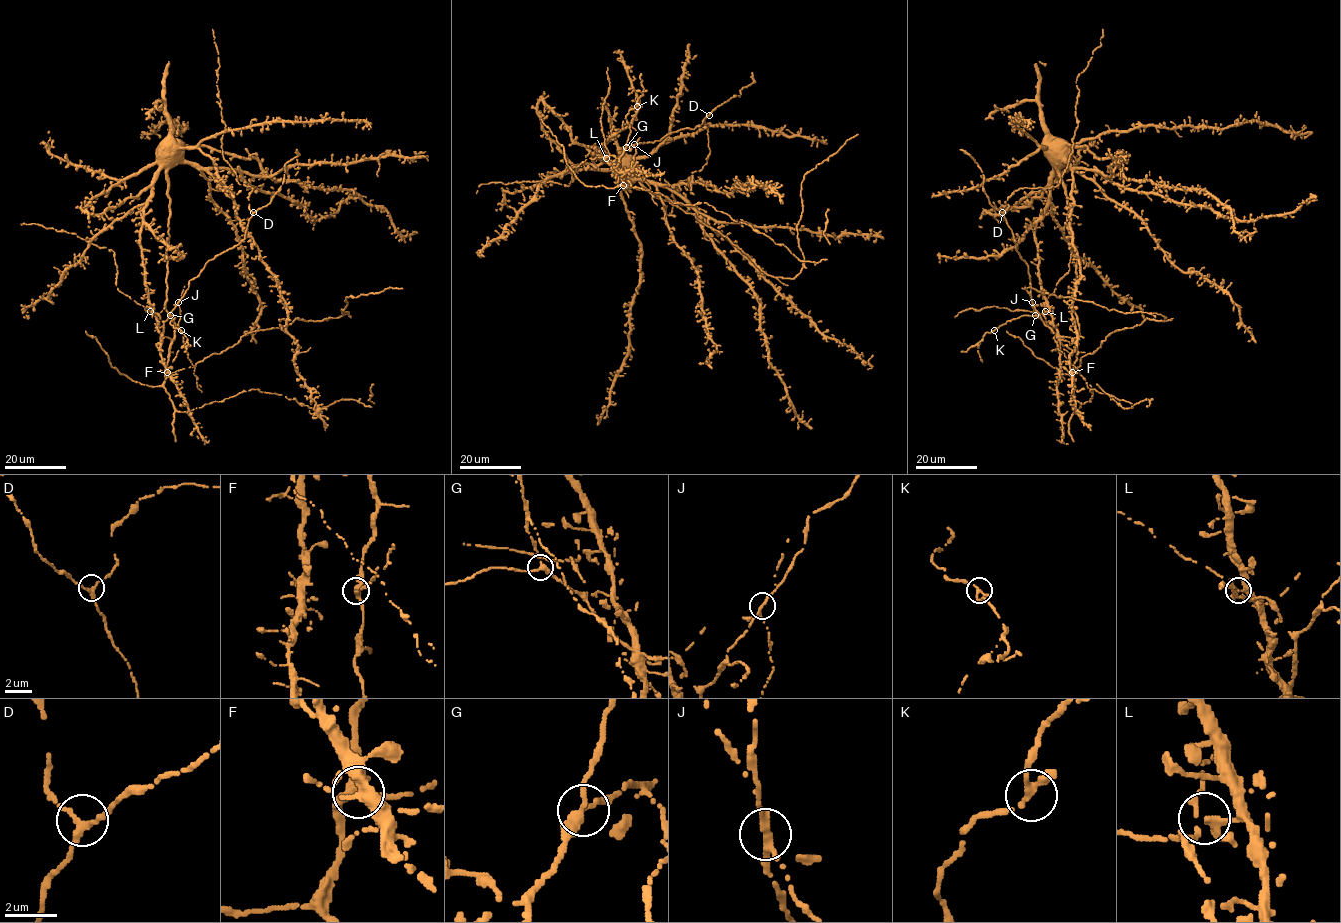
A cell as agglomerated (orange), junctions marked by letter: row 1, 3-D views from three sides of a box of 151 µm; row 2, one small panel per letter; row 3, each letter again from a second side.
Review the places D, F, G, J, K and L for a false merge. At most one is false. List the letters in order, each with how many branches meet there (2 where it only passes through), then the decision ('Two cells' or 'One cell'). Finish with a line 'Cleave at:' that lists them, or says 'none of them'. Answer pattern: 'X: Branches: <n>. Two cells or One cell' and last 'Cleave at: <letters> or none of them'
D: Branches: 3. One cell
F: Branches: 3. One cell
G: Branches: 3. One cell
J: Branches: 3. Two cells
K: Branches: 3. One cell
L: Branches: 3. One cell
Cleave at: J

